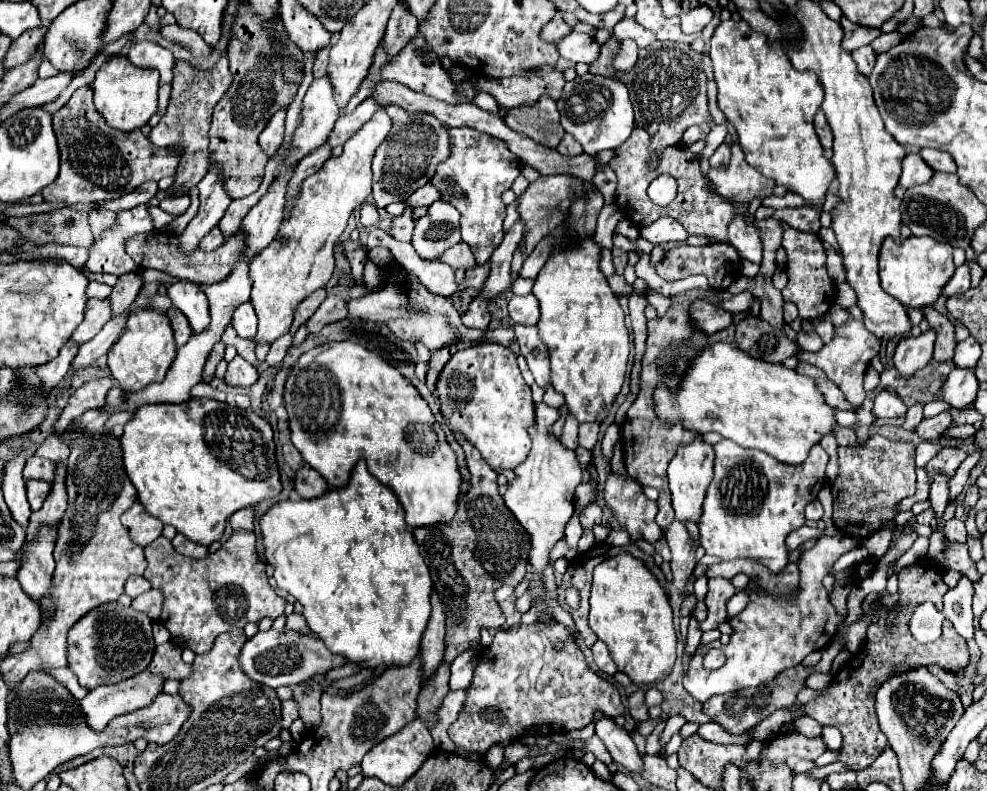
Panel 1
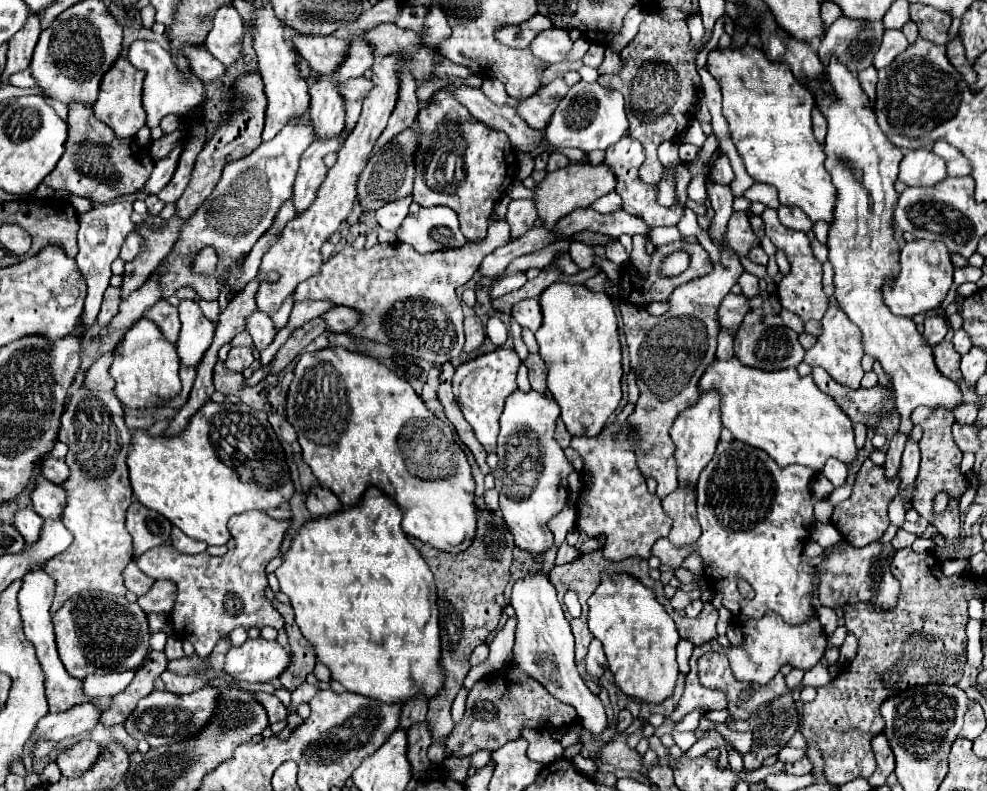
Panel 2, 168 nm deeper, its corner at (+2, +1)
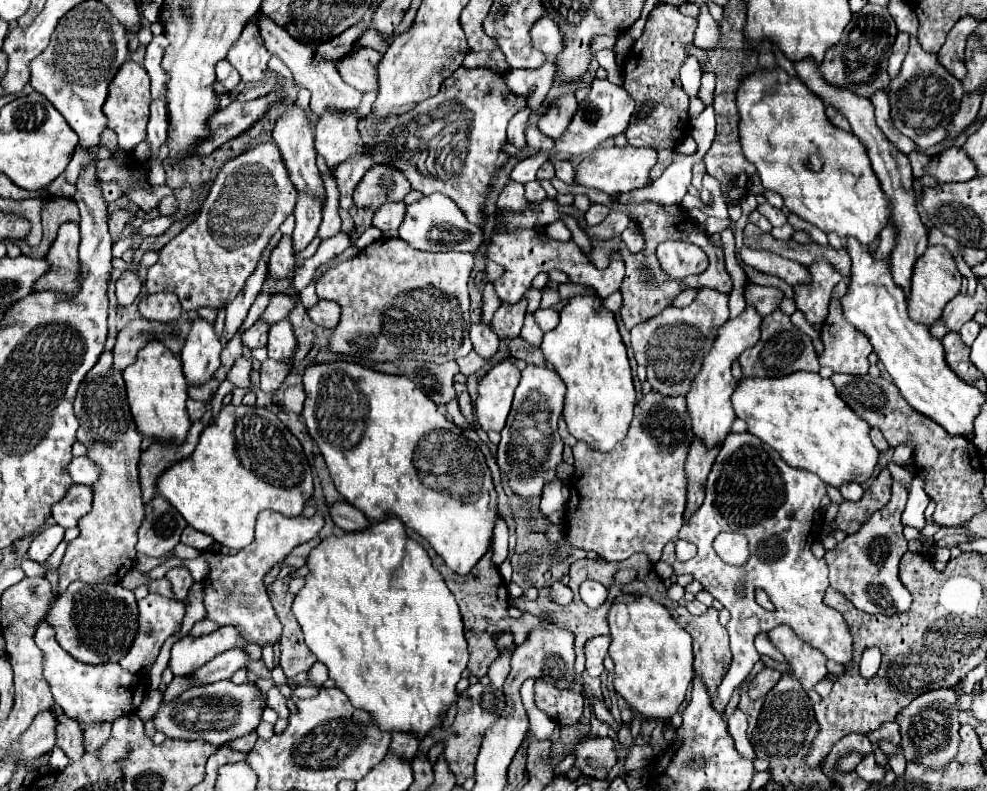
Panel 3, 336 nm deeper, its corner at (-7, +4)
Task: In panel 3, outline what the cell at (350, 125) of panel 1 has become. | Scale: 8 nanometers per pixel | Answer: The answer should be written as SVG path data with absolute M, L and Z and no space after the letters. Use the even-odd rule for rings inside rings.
M297 195L295 205L295 231L293 231L293 249L295 253L303 251L317 235L321 223L321 203L311 195Z

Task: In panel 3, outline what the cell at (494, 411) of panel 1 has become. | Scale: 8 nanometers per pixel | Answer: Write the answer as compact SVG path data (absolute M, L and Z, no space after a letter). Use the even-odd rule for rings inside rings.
M511 357L495 365L479 381L479 397L475 401L477 419L485 431L501 431L505 427L513 391L519 383L519 369L511 363Z

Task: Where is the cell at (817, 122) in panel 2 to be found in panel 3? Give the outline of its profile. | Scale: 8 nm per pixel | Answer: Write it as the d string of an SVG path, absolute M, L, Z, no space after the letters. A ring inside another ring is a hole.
M827 105L827 117L829 117L829 121L831 121L833 125L837 125L839 129L843 129L843 131L851 131L847 117L845 117L839 109L835 109L833 105Z

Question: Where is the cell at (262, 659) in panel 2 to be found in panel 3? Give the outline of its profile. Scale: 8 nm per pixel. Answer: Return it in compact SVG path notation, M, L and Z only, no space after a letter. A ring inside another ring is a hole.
M229 649L229 651L219 653L215 659L207 661L203 667L193 671L189 677L197 685L209 685L209 683L215 683L221 679L229 679L237 669L247 667L249 663L251 663L251 659L245 651Z

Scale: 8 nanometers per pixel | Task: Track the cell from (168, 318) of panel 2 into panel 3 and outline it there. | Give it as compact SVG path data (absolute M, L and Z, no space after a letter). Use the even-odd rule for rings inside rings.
M151 293L145 295L139 303L139 313L145 319L167 323L171 319L179 319L181 303L175 293Z

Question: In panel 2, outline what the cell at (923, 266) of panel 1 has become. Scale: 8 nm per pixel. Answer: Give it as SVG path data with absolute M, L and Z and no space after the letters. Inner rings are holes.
M912 240L906 242L900 254L900 272L894 280L884 284L882 296L890 312L896 316L914 316L930 308L938 308L952 286L954 266L950 262L949 250L940 241Z

